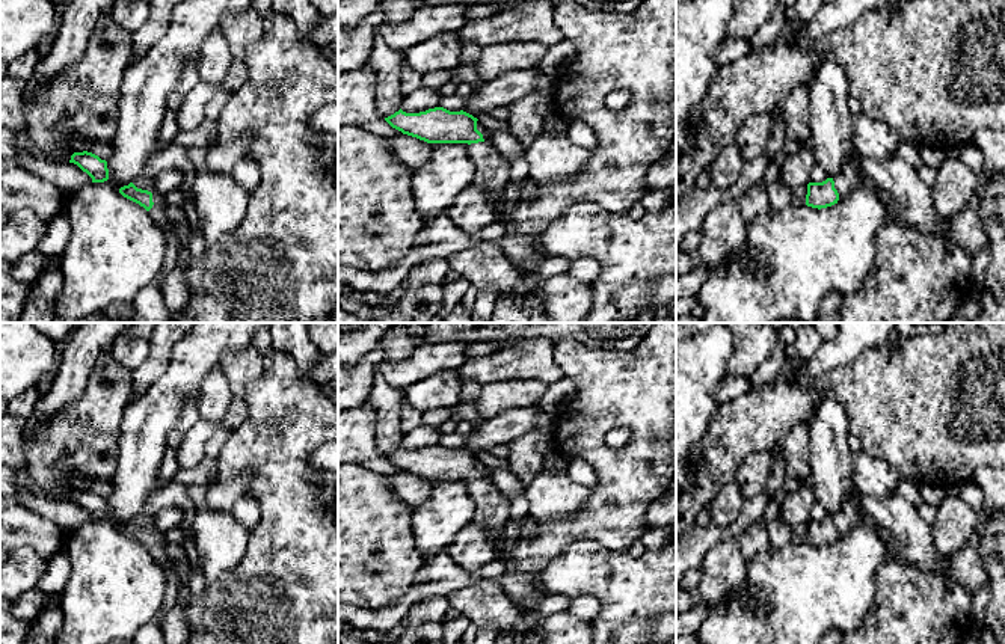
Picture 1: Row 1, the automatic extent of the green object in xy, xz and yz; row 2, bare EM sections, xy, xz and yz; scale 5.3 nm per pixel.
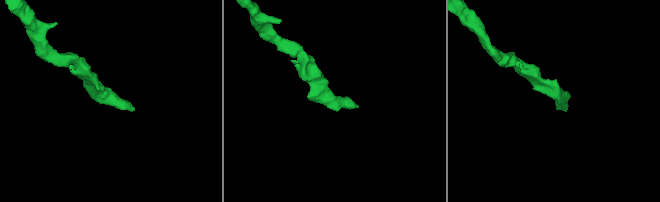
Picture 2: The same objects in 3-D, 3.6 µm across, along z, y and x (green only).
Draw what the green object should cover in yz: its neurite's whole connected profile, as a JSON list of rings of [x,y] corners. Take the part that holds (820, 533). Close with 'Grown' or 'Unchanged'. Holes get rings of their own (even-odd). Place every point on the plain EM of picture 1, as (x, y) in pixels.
[[[847,493],[841,513],[827,516],[822,520],[807,522],[806,543],[818,547],[831,544],[857,522],[869,525],[889,549],[893,546],[889,532],[865,510],[859,508],[857,501],[851,493]]]. Grown

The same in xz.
[[[435,445],[420,451],[406,451],[400,446],[385,458],[403,472],[427,481],[468,481],[475,502],[474,522],[492,531],[496,537],[496,560],[504,561],[501,544],[504,526],[512,519],[510,498],[483,477],[477,468],[477,455],[463,448]]]. Grown

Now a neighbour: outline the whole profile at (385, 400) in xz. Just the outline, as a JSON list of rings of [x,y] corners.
[[[379,382],[370,394],[368,403],[376,413],[376,448],[380,455],[388,455],[400,448],[403,431],[400,425],[400,407],[404,391]]]

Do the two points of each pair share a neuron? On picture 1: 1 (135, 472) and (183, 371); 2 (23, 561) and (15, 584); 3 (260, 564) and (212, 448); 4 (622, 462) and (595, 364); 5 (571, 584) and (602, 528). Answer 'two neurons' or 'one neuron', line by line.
1: one neuron
2: one neuron
3: two neurons
4: one neuron
5: two neurons

